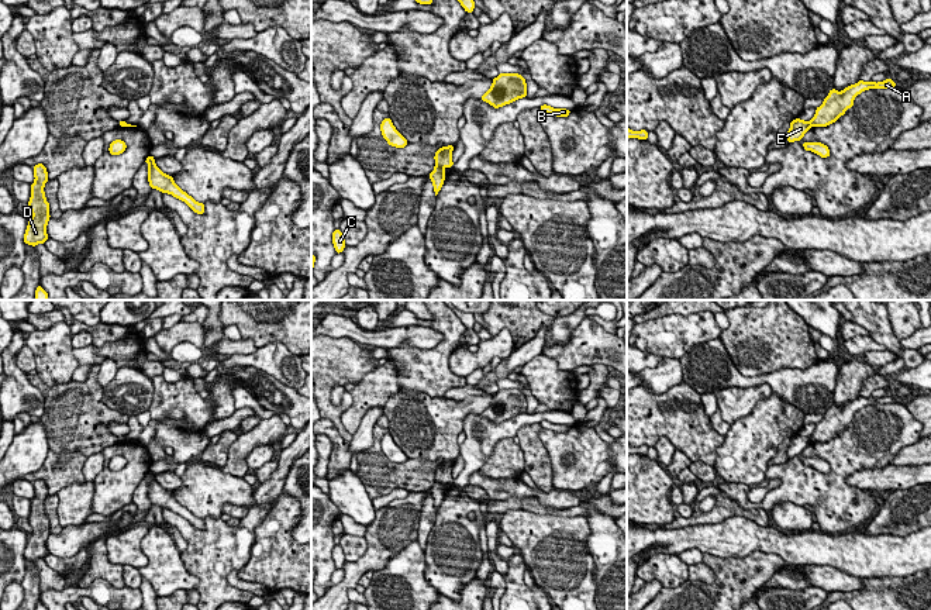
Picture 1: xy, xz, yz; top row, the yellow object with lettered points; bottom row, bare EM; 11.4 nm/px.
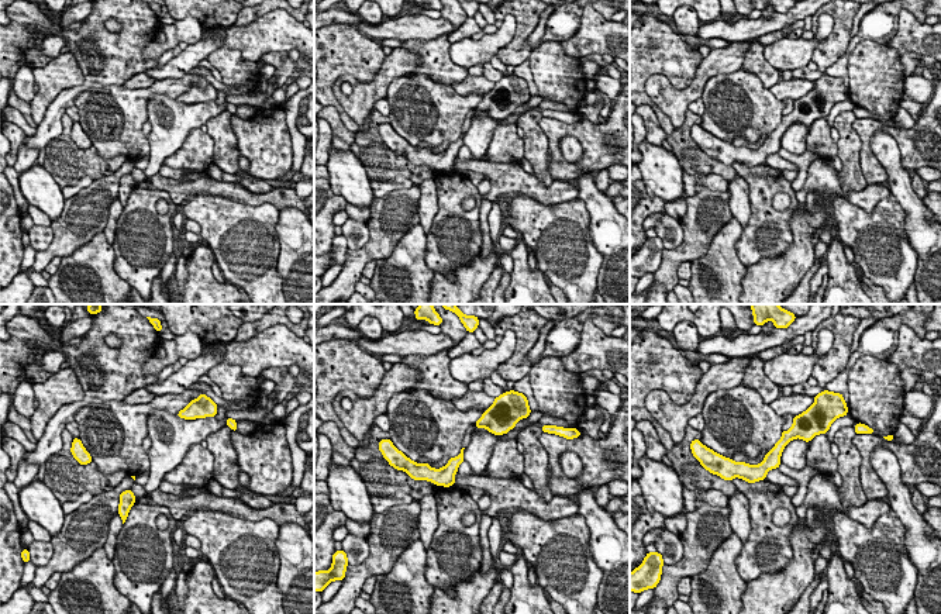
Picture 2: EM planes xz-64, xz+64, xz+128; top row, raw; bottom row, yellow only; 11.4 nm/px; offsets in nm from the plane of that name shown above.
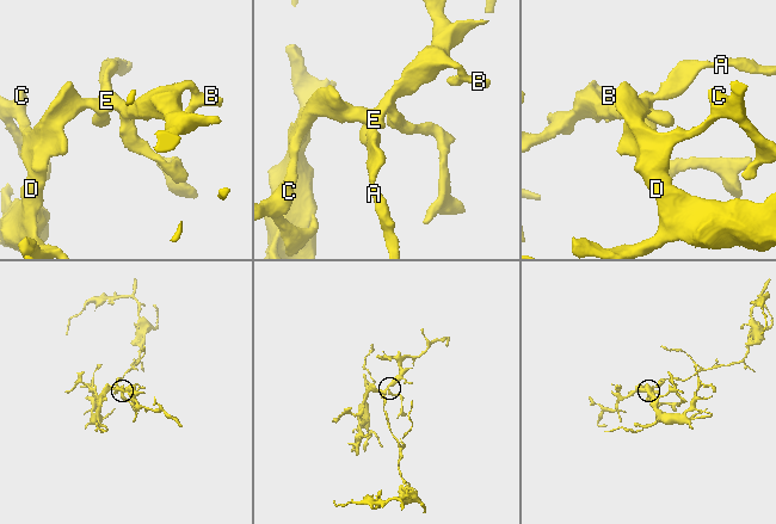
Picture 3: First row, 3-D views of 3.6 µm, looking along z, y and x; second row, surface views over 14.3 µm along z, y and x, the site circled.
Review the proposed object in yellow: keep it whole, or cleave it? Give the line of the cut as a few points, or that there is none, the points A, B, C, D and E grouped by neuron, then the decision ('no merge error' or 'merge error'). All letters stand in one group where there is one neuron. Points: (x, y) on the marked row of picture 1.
cut xz (435, 165), (441, 168); groups A / B C D E; merge error

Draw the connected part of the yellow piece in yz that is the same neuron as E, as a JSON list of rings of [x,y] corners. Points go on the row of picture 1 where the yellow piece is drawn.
[[[796,118],[790,123],[790,130],[787,131],[787,142],[794,142],[803,139],[803,135],[808,131],[810,128],[810,121],[803,121],[800,118]]]

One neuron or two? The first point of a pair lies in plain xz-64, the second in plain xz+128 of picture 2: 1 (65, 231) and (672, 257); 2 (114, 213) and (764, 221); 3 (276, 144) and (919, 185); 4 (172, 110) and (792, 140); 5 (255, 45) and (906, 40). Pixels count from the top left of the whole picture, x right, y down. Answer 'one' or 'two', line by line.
1: one
2: two
3: two
4: one
5: one

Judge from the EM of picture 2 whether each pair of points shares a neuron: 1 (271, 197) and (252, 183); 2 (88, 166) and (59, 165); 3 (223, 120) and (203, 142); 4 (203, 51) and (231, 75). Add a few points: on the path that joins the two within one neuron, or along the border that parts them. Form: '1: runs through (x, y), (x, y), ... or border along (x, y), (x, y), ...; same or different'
1: border along (235, 182), (257, 193), (268, 193), (273, 189); different
2: runs through (80, 165), (66, 165); same
3: border along (206, 133), (213, 140), (213, 162); different
4: border along (221, 47), (216, 48), (206, 58); different

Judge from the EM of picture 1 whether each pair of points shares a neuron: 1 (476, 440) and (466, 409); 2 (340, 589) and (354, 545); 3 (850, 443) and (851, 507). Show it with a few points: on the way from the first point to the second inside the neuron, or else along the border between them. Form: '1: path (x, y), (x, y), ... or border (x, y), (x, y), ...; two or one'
1: border (479, 413), (466, 416), (462, 430); two
2: border (365, 537), (365, 551), (355, 561), (347, 562); two
3: path (844, 458), (840, 469), (840, 492); one

